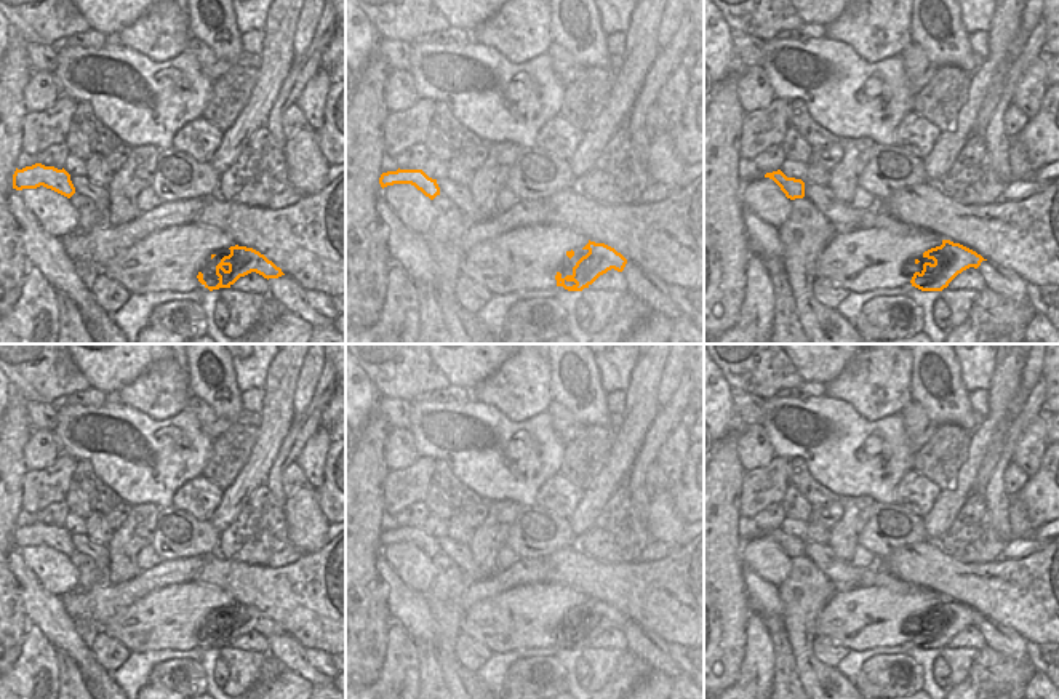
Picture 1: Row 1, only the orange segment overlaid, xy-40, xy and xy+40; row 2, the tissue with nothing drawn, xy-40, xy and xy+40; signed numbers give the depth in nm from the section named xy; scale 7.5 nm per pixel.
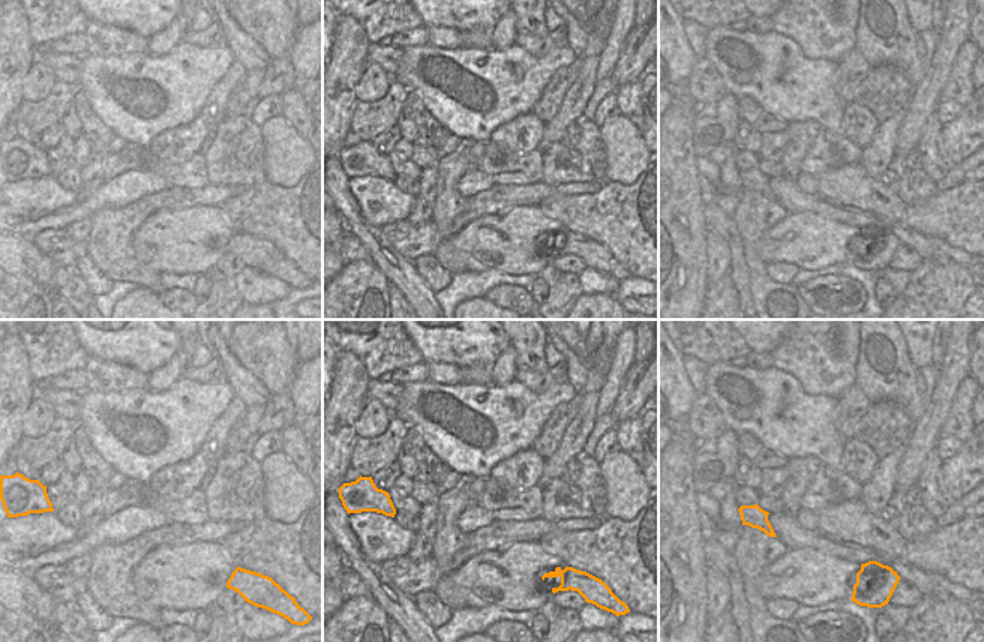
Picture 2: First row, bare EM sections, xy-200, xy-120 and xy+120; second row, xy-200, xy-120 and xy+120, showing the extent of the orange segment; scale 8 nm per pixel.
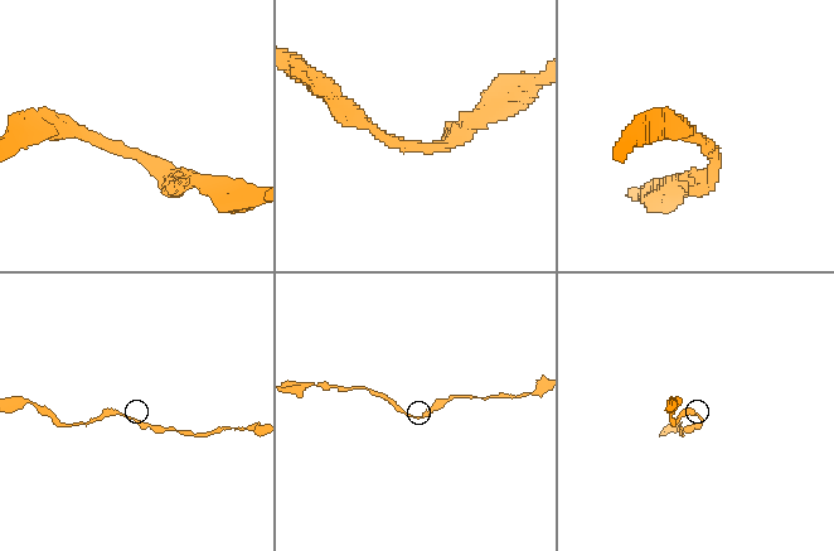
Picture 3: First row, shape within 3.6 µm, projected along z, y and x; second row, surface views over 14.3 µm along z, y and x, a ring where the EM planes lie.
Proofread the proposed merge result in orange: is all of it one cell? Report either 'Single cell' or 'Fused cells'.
Single cell.

